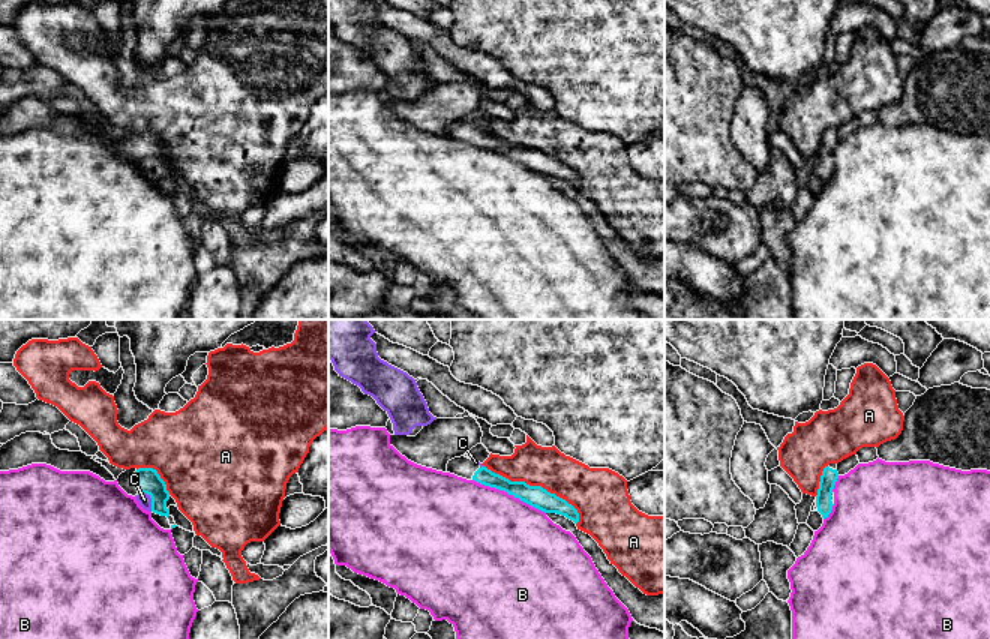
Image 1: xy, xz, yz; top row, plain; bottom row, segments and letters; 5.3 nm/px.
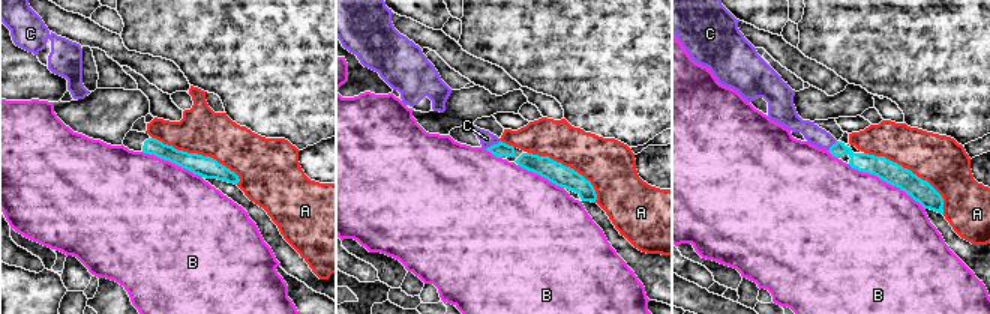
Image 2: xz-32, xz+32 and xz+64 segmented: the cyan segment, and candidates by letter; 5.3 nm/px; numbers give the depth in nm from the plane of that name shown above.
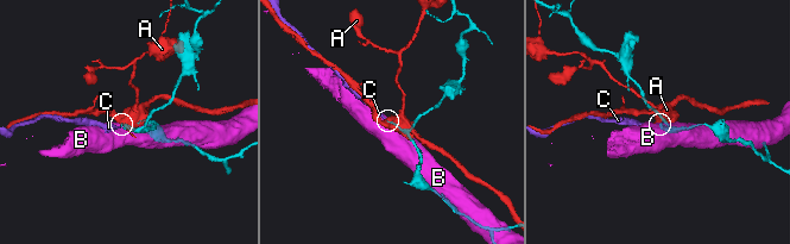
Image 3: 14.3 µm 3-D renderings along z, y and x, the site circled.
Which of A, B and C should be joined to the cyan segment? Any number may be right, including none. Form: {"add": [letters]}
{"add": ["C"]}

